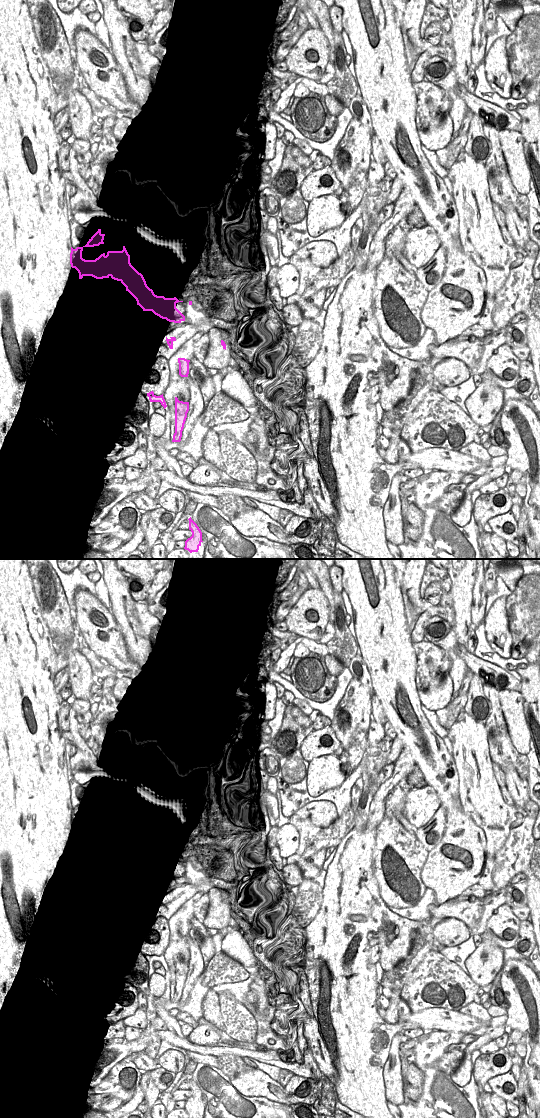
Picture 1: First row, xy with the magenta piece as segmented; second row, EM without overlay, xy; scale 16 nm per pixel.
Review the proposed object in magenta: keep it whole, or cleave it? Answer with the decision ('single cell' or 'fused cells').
fused cells

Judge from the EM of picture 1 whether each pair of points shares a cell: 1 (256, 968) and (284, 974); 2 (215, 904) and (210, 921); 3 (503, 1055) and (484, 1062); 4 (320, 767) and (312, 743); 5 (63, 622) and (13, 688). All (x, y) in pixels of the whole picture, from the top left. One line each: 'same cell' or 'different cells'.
1: different cells
2: same cell
3: same cell
4: different cells
5: different cells

